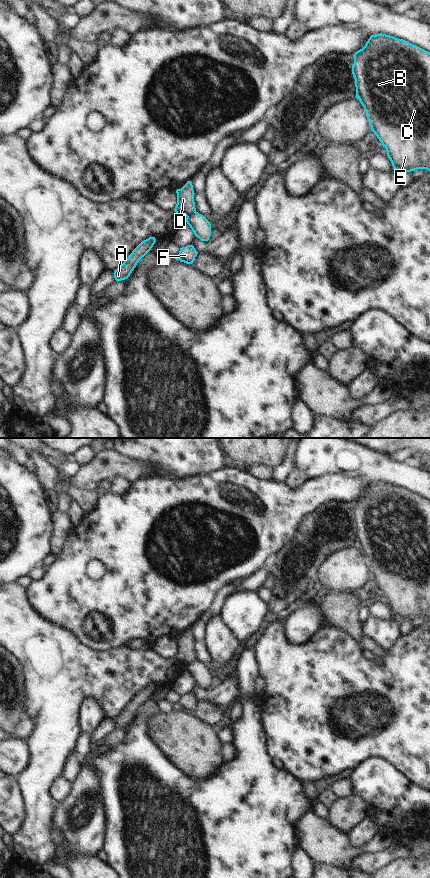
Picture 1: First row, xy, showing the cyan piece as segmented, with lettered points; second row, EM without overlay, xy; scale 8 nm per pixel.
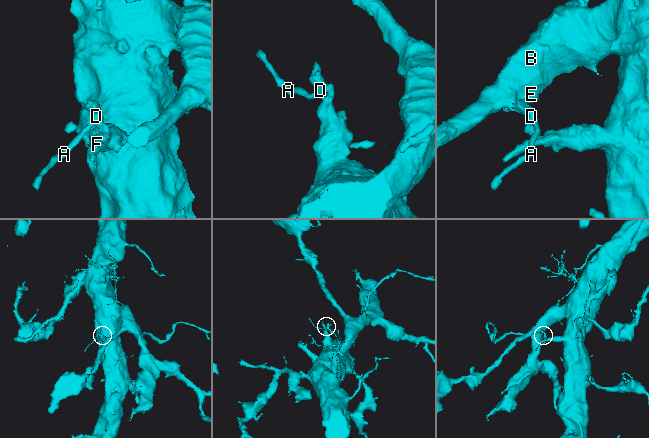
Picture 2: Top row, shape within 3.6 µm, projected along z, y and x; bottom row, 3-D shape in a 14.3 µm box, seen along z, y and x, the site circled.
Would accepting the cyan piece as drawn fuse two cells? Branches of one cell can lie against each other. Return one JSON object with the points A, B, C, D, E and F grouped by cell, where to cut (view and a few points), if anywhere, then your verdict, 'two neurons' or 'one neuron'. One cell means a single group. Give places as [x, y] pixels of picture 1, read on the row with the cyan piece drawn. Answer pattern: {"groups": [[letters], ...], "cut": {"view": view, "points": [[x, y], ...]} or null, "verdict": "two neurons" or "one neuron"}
{"groups": [["A", "D"], ["B", "C", "E", "F"]], "cut": {"view": "xy", "points": [[195, 211], [186, 216]]}, "verdict": "two neurons"}

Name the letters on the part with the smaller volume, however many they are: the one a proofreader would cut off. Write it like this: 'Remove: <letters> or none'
Remove: A, D

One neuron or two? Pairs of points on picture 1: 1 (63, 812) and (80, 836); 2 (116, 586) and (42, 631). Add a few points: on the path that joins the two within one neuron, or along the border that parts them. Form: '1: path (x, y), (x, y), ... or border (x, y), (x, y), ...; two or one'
1: path (68, 818), (68, 822), (76, 830); one
2: border (37, 609), (47, 618), (68, 627), (76, 635); two

